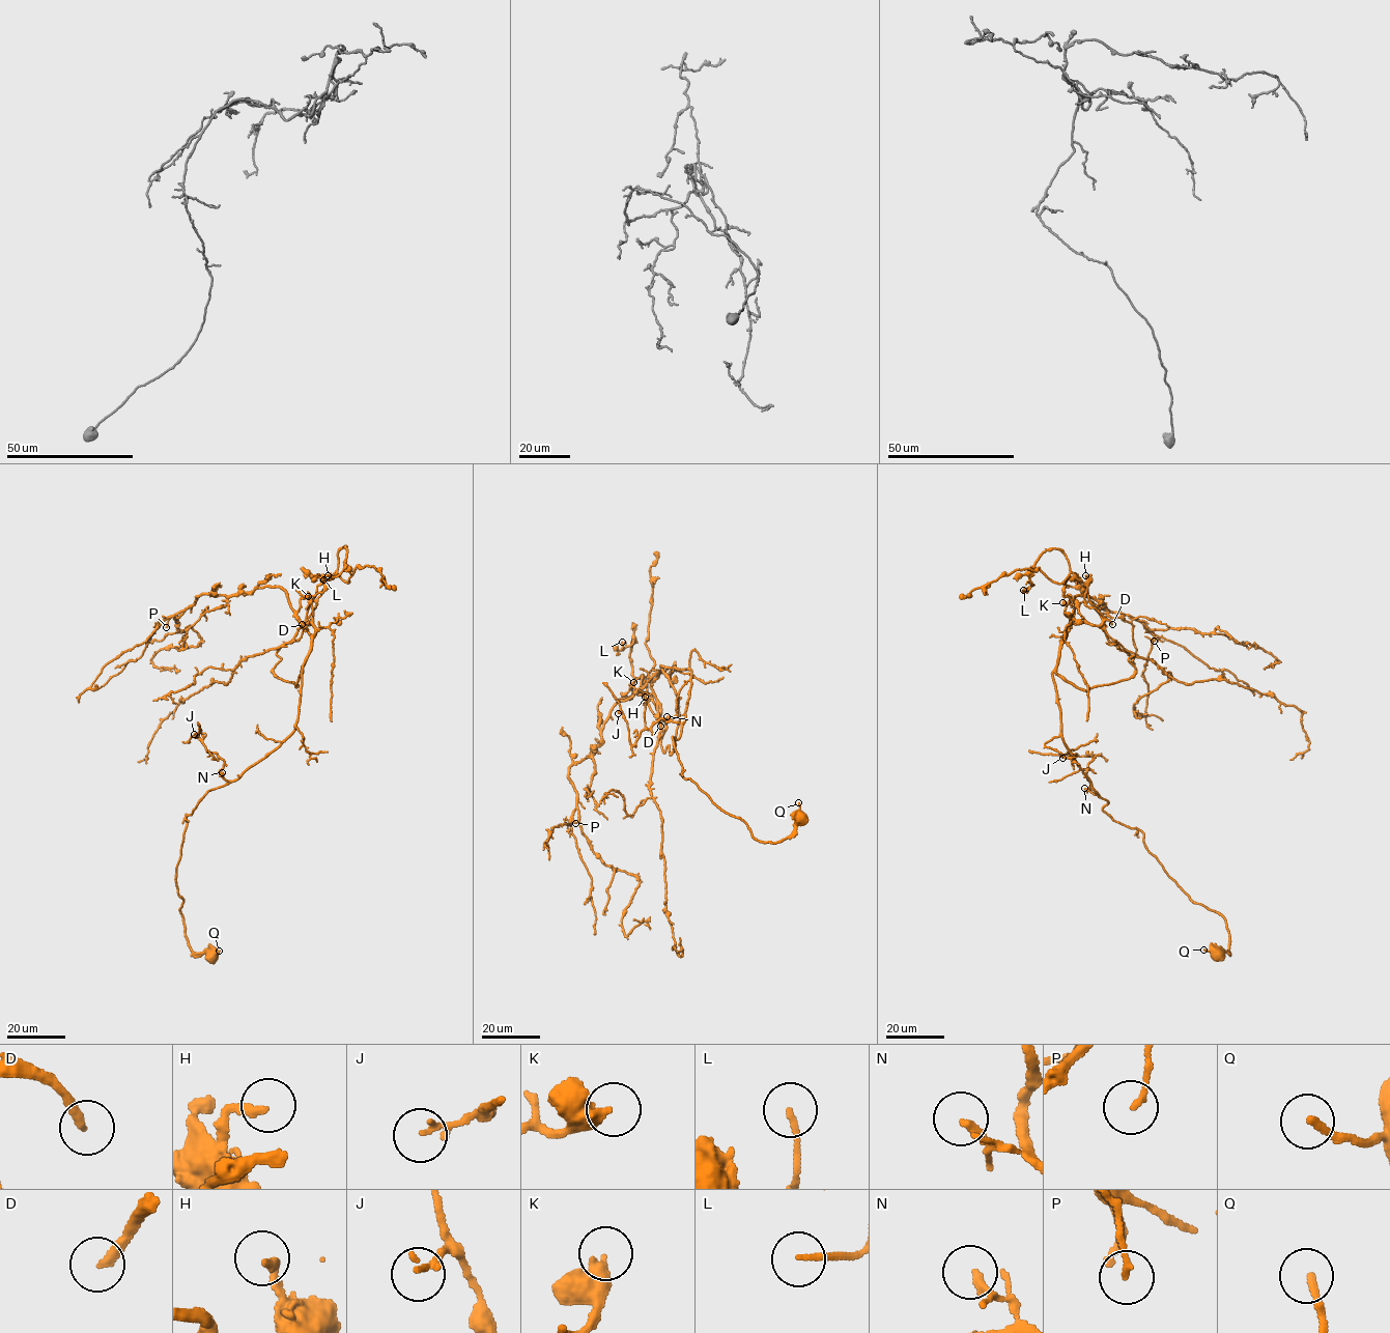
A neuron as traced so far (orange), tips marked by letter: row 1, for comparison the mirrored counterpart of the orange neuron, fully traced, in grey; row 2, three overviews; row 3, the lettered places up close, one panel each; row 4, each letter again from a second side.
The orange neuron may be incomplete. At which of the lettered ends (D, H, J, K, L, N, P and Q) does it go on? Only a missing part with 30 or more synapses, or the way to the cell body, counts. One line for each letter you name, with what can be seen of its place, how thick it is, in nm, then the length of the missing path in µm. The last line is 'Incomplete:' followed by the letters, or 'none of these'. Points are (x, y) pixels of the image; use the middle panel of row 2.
D: place (660, 726); calibre 240 nm; missing 150 µm
Incomplete: D

